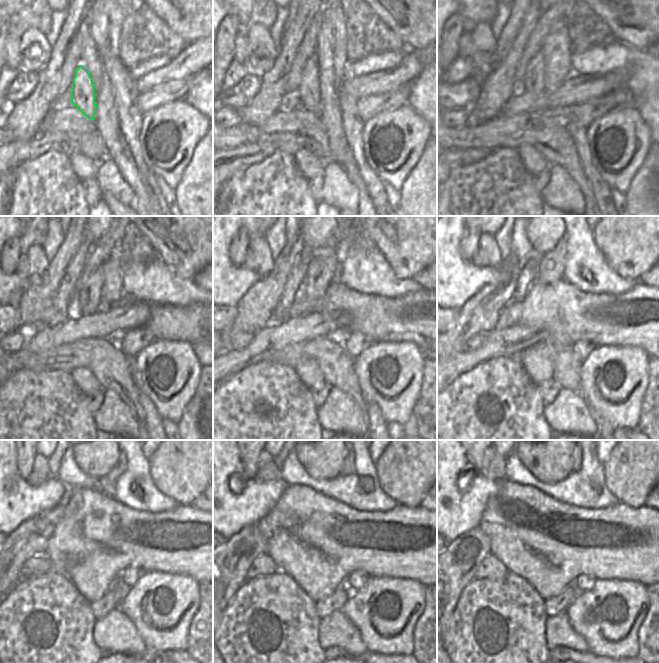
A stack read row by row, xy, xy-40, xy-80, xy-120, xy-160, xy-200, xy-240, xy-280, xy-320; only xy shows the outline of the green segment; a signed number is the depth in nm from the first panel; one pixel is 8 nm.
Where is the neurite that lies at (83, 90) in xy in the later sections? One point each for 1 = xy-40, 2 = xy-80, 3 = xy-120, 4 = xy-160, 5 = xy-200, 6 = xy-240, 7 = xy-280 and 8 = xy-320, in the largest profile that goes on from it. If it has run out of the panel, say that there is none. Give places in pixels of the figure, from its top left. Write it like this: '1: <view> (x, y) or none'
1: xy-40 (308, 90)
2: xy-80 (533, 82)
3: xy-120 (87, 298)
4: xy-160 (322, 270)
5: xy-200 (551, 266)
6: xy-240 (106, 486)
7: xy-280 (348, 468)
8: xy-320 (576, 460)

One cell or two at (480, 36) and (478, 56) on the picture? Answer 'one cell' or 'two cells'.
one cell

